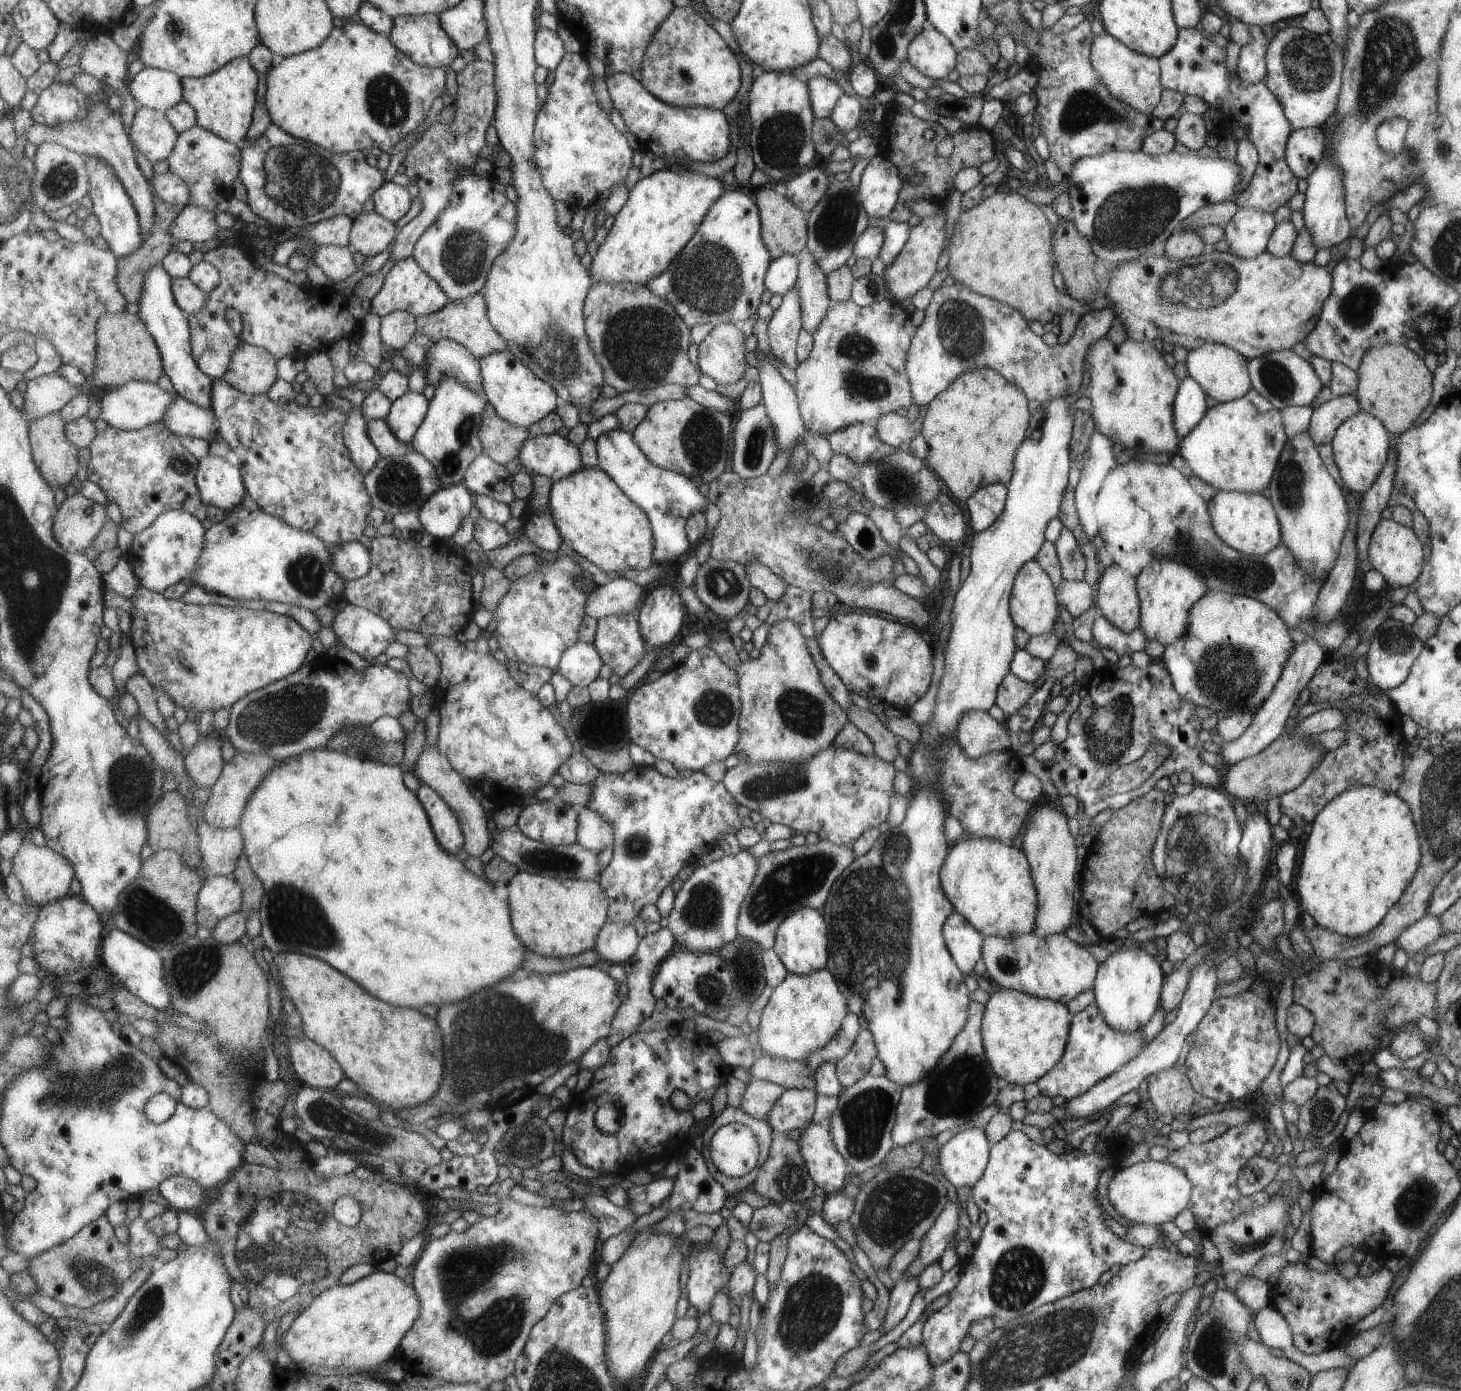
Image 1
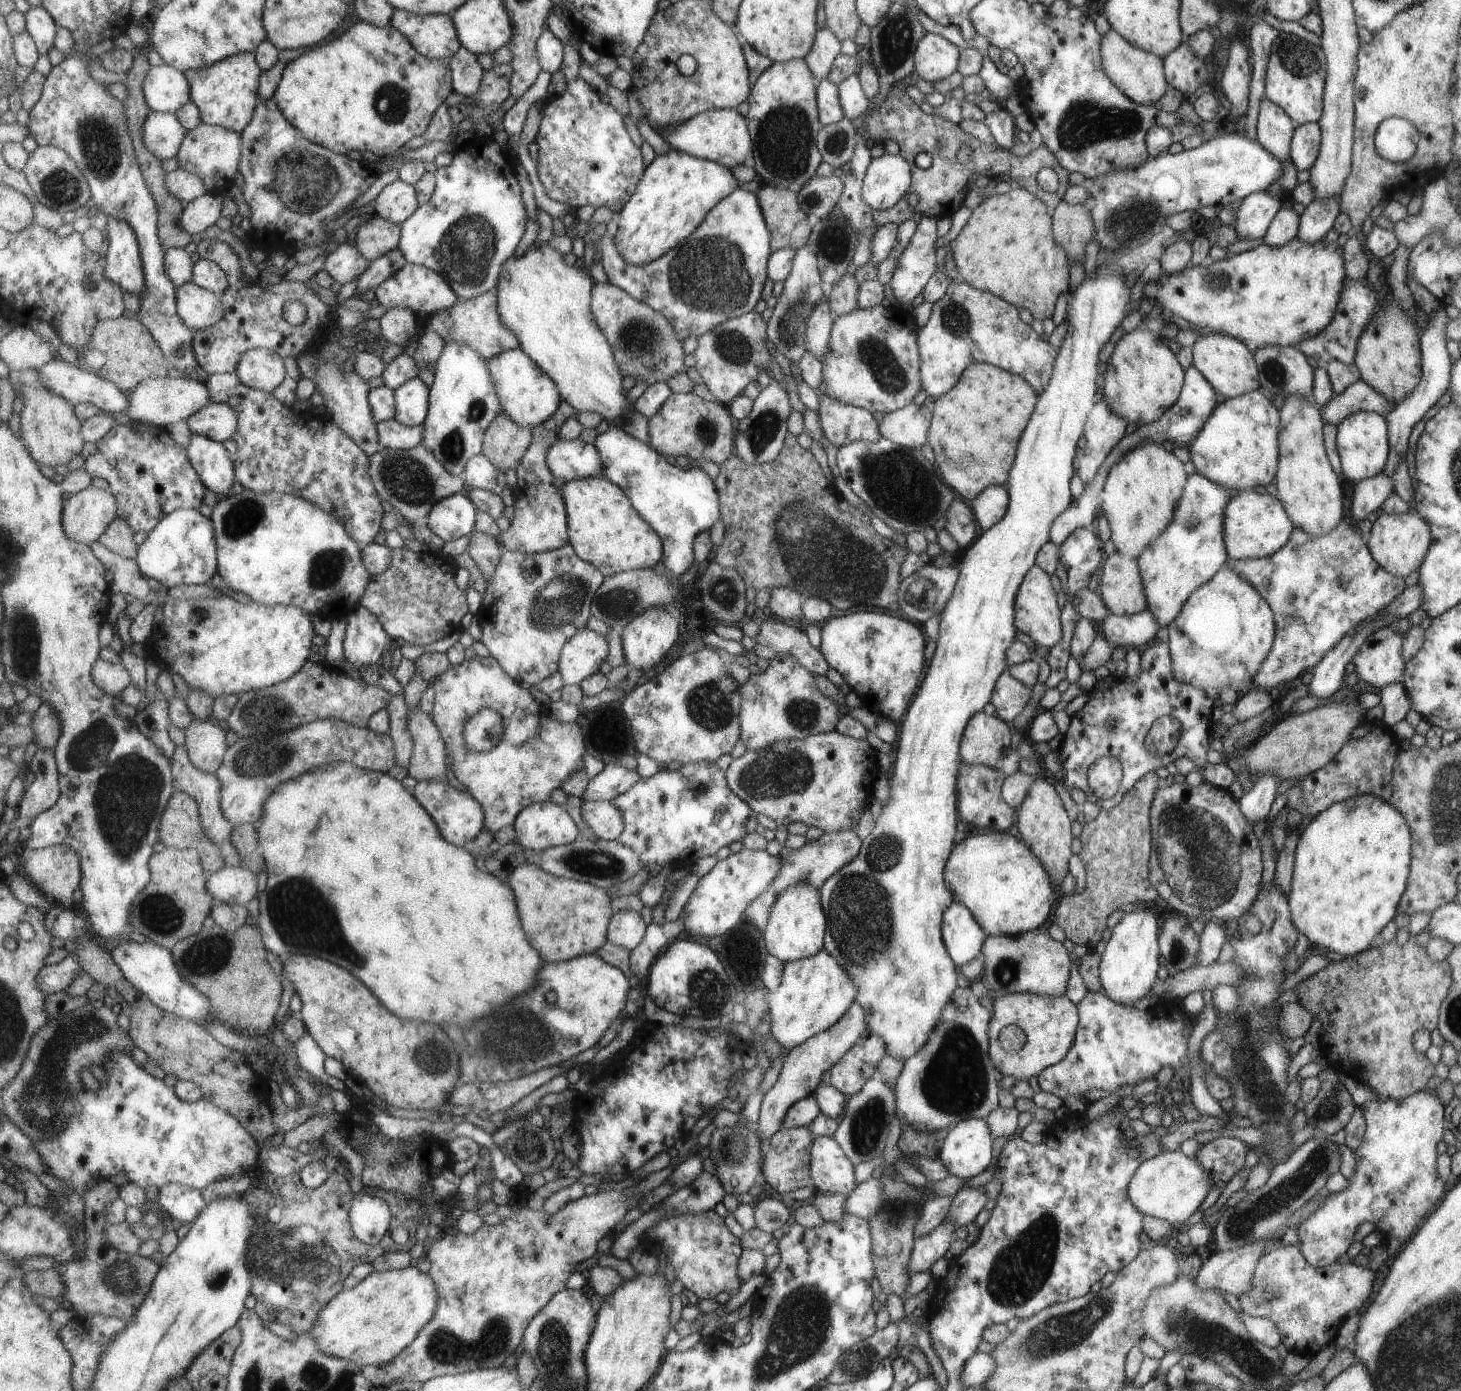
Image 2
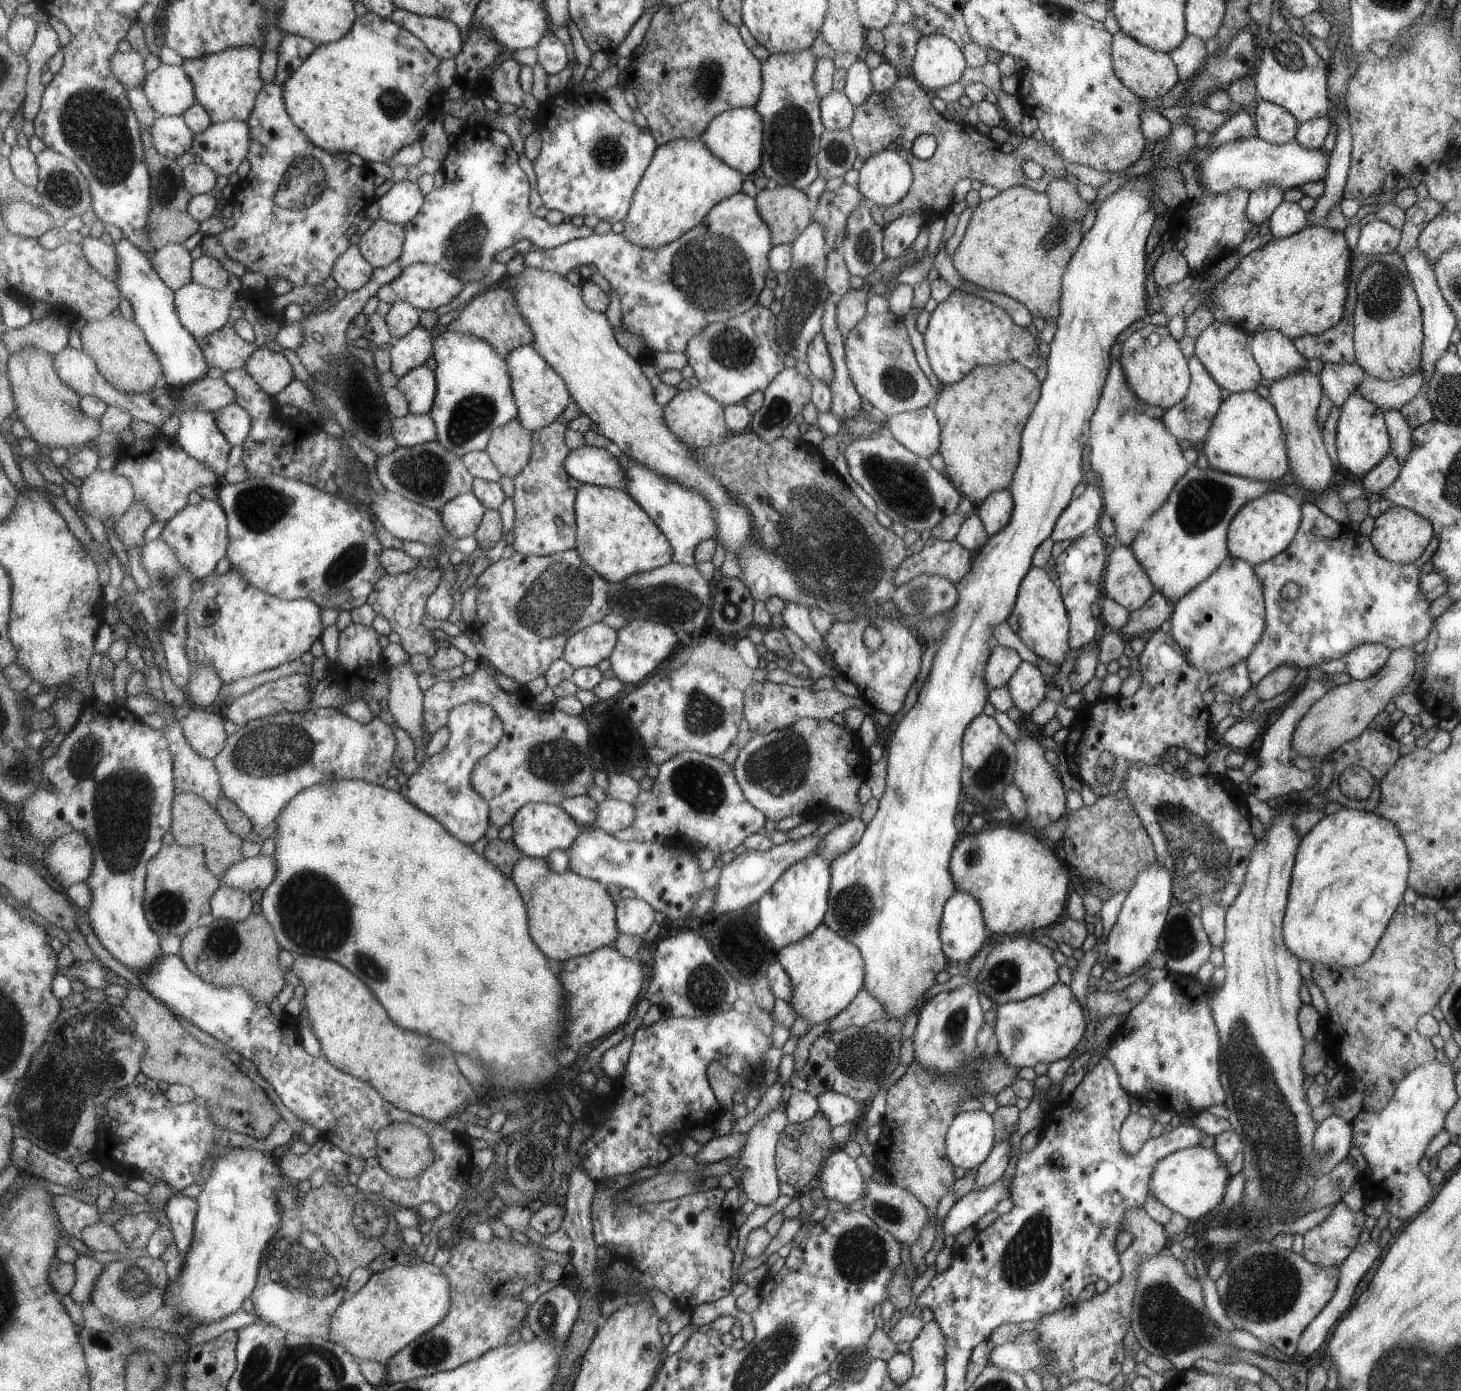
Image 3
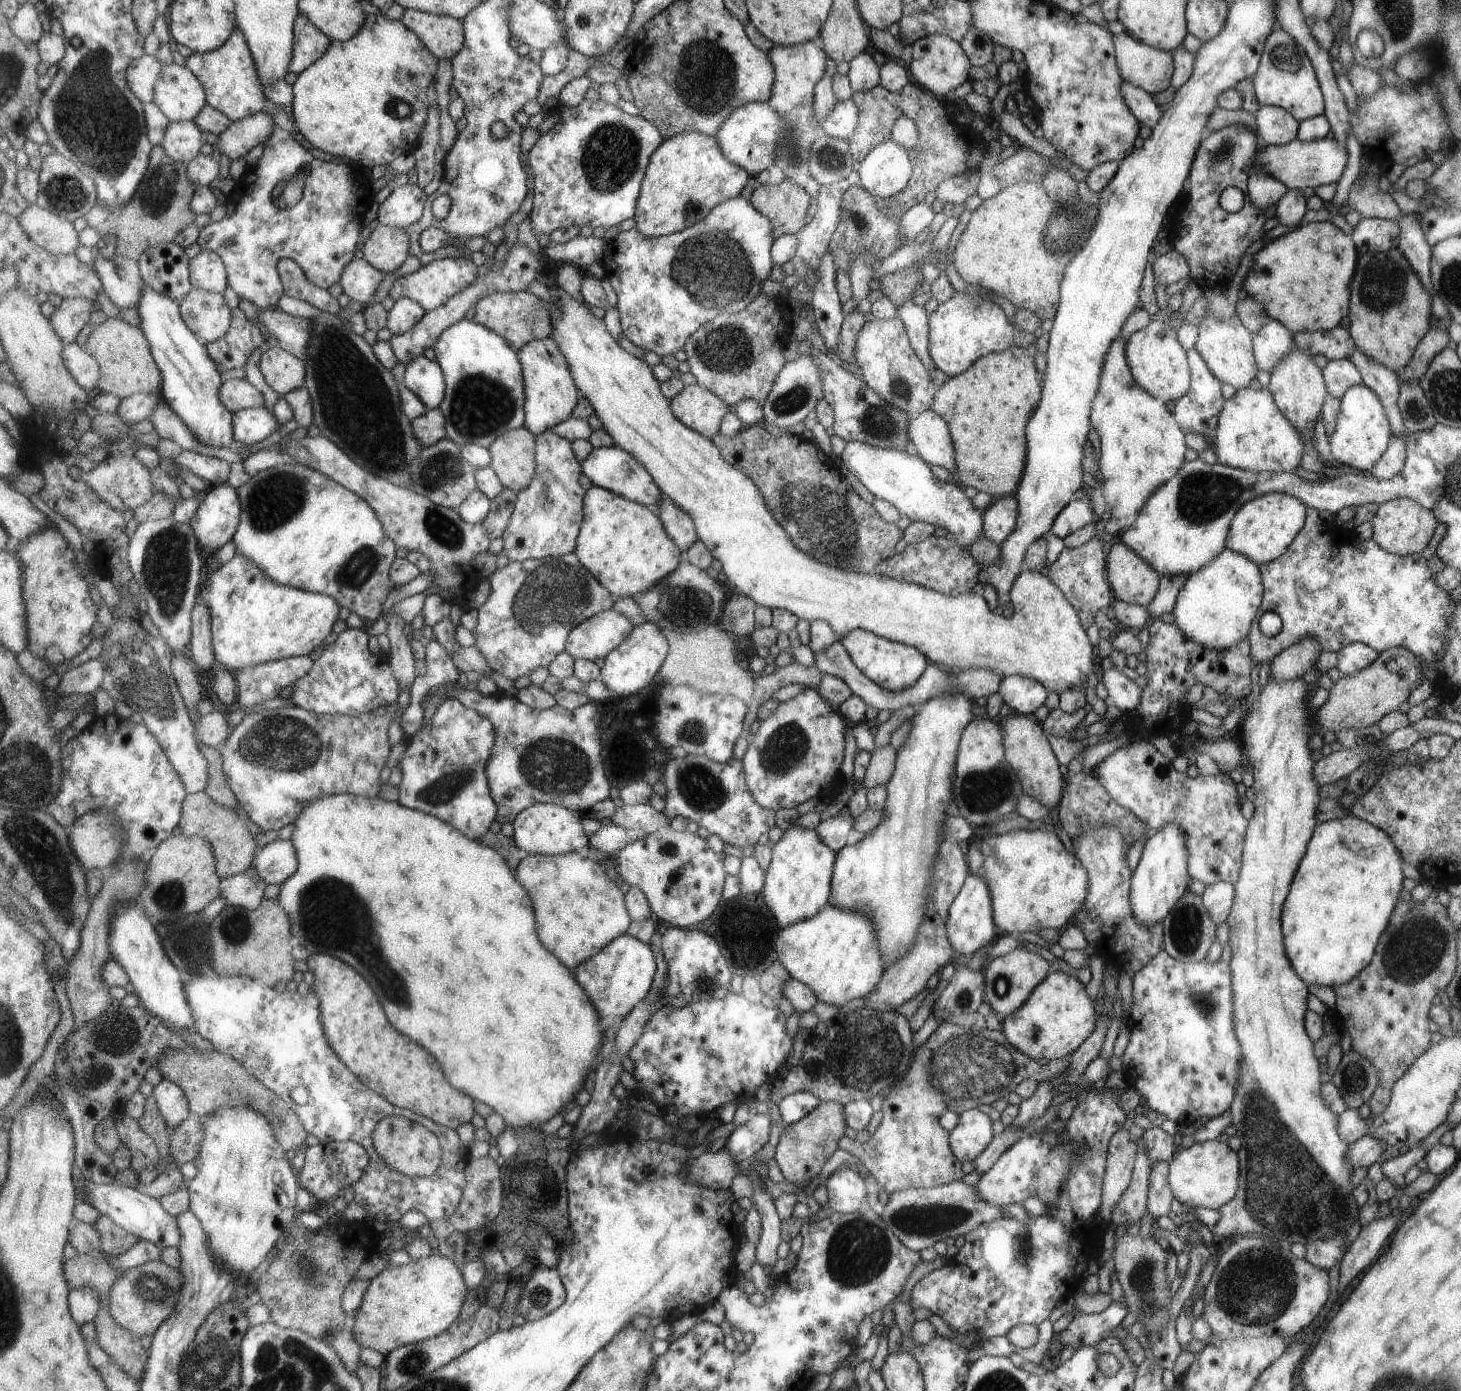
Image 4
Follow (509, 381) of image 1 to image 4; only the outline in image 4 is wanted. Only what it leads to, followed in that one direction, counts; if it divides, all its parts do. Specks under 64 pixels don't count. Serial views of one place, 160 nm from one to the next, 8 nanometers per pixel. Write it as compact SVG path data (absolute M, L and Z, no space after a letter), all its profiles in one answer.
M554 338L533 339L518 352L518 355L523 365L526 386L524 425L537 436L567 420L577 408L582 394L576 385L565 354Z

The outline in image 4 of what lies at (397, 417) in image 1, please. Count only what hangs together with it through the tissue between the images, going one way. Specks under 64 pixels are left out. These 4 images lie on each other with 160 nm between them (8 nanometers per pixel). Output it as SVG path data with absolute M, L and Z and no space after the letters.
M416 358L406 364L403 384L419 395L430 411L437 408L446 397L446 378L437 359Z

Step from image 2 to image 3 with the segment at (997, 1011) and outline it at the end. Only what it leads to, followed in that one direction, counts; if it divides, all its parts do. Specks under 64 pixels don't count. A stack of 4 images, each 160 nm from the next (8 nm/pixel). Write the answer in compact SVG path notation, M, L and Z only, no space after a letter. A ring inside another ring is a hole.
M1057 981L1049 989L1030 997L1009 1001L994 1006L996 1023L993 1027L998 1052L1004 1056L1009 1065L1017 1069L1031 1066L1037 1062L1049 1065L1068 1056L1082 1040L1085 1030L1083 1010L1073 997L1068 986ZM1012 1030L1020 1032L1022 1037L1015 1040Z

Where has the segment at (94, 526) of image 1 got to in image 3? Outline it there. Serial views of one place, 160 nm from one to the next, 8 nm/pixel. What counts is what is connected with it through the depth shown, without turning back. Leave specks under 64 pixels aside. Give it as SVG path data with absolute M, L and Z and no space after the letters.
M97 469L79 488L81 512L98 520L120 519L136 502L136 490L127 477Z

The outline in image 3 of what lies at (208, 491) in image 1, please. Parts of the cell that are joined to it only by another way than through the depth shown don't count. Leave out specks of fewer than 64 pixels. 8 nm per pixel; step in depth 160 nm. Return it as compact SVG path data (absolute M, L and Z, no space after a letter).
M191 410L177 416L180 428L176 436L181 446L223 478L230 469L227 460L233 445L217 426L214 413Z

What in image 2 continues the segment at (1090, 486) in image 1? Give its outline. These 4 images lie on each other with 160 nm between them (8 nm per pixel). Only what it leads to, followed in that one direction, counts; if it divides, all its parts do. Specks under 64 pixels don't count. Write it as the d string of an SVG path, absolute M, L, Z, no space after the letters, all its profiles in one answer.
M1105 398L1095 402L1095 410L1090 411L1083 426L1083 455L1075 458L1077 476L1083 486L1093 480L1093 474L1109 455L1113 446L1125 435L1127 420L1119 414L1113 414Z

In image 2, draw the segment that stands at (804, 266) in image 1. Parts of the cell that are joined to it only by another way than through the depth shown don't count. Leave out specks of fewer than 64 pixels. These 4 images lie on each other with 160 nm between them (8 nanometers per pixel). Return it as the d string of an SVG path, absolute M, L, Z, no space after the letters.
M827 297L815 304L815 310L811 310L811 316L807 320L804 332L805 349L809 354L813 354L817 360L827 352L830 330L835 320L826 300Z

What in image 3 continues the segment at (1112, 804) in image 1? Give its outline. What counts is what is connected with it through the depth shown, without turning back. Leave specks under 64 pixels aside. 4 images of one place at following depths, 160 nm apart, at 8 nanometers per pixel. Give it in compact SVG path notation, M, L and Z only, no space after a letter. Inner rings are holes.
M1160 630L1152 631L1145 636L1144 647L1138 656L1138 664L1142 683L1139 690L1131 696L1122 697L1117 694L1113 697L1101 697L1093 702L1085 703L1083 707L1075 710L1075 720L1069 726L1063 753L1066 758L1068 772L1081 784L1086 784L1096 797L1104 797L1111 793L1117 793L1130 763L1142 763L1143 765L1156 765L1163 762L1168 748L1184 748L1191 757L1209 760L1211 754L1211 715L1208 714L1207 702L1203 702L1203 694L1207 690L1225 692L1231 696L1232 702L1241 700L1250 689L1248 672L1245 661L1239 661L1237 665L1220 671L1219 673L1207 674L1198 671L1187 664L1187 658L1179 645L1170 634L1163 634ZM1109 752L1114 756L1114 775L1106 784L1102 785L1096 781L1094 768L1099 754Z

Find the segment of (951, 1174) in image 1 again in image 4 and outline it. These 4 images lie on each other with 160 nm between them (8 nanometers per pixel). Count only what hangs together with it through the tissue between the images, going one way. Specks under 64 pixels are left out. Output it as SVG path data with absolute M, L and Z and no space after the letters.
M979 1109L958 1114L955 1127L949 1131L951 1152L959 1162L974 1160L991 1142L991 1120Z

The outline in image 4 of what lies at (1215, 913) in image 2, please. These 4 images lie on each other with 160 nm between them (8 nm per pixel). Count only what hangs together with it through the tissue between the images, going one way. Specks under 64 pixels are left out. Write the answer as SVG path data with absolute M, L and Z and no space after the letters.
M1134 739L1127 746L1119 747L1112 753L1106 754L1100 761L1092 767L1092 776L1102 783L1104 789L1119 806L1126 807L1138 819L1143 819L1143 822L1150 826L1151 832L1156 833L1168 823L1175 823L1183 831L1186 837L1186 869L1192 880L1200 880L1205 886L1213 885L1217 881L1234 885L1238 881L1248 824L1239 812L1237 794L1227 773L1217 773L1213 776L1198 774L1194 778L1189 778L1185 773L1175 772L1169 766L1167 758L1161 756L1147 739Z

